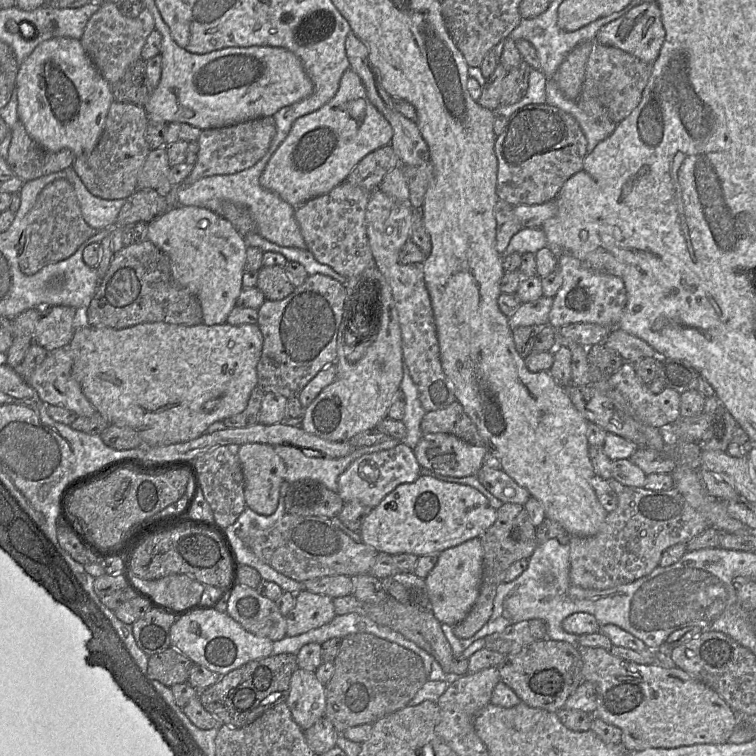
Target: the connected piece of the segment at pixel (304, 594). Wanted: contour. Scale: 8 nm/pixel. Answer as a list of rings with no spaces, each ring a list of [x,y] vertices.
[[[301,590],[295,594],[295,605],[292,611],[286,616],[286,636],[297,636],[312,629],[319,628],[329,623],[336,616],[333,599],[327,595],[312,593],[308,590]]]

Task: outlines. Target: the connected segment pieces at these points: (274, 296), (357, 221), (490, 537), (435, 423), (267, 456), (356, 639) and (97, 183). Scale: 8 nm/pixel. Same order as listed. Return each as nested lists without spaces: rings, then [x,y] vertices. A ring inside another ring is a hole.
[[[262,267],[256,287],[266,300],[280,301],[289,296],[295,289],[285,267]]]
[[[344,181],[330,192],[313,198],[295,209],[295,219],[307,250],[321,264],[350,278],[376,267],[366,233],[366,208],[371,192]]]
[[[505,503],[497,510],[495,523],[480,536],[484,551],[482,582],[478,597],[471,611],[453,631],[458,638],[469,638],[479,631],[489,620],[498,586],[503,583],[506,571],[515,562],[529,559],[537,547],[536,527],[532,524],[523,505]]]
[[[457,400],[444,409],[426,413],[421,422],[421,430],[424,435],[451,434],[471,445],[484,446],[476,425]]]
[[[269,444],[239,446],[246,506],[258,514],[269,516],[278,506],[280,487],[285,480],[285,463]]]
[[[354,633],[341,640],[334,671],[325,684],[325,716],[342,734],[351,727],[373,724],[413,699],[429,680],[422,659],[411,650],[370,633]]]
[[[113,102],[102,135],[89,154],[75,158],[75,170],[87,190],[105,200],[127,199],[137,190],[137,179],[151,149],[145,140],[149,119],[144,107]]]

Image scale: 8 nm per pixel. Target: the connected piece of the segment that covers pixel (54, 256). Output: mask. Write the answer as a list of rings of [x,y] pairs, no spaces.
[[[58,179],[43,189],[29,213],[28,224],[29,239],[19,261],[22,273],[27,276],[69,258],[98,232],[83,219],[74,187],[66,179]]]

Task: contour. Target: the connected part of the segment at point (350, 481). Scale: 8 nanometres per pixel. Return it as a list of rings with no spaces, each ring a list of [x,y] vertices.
[[[402,442],[393,449],[366,454],[356,459],[339,476],[337,493],[345,503],[359,502],[375,508],[399,485],[415,482],[420,476],[421,468],[414,449]]]

